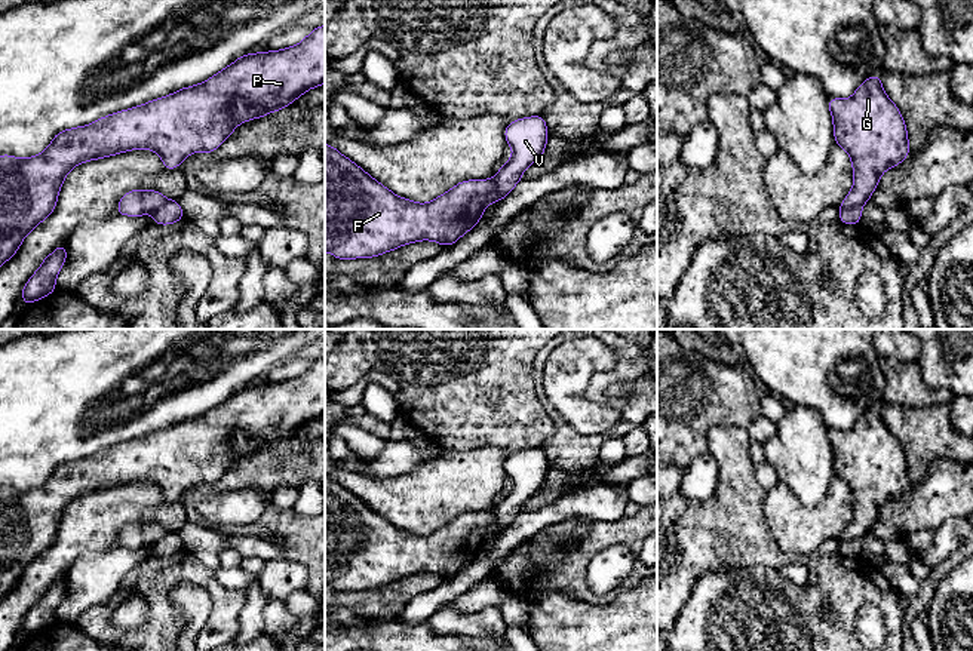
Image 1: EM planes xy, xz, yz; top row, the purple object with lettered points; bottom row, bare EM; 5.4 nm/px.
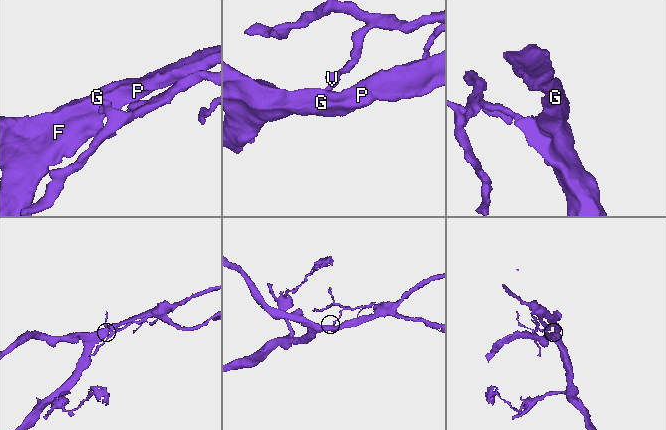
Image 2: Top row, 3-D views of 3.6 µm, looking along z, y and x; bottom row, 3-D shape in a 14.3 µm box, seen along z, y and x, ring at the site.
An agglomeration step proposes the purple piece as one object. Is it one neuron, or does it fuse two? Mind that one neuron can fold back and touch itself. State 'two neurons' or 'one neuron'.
two neurons

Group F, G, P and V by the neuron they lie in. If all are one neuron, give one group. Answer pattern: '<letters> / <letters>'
F G P / V

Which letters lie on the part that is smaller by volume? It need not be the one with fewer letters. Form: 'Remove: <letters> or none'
Remove: V

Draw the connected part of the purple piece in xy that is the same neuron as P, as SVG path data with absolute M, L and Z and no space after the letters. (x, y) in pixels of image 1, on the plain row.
M325 357L297 378L246 386L209 412L182 420L144 437L117 443L88 458L55 467L40 486L18 491L0 488L0 598L12 590L24 569L55 541L65 507L77 497L138 480L150 480L174 503L194 483L214 485L242 454L258 451L292 436L309 421L325 415Z

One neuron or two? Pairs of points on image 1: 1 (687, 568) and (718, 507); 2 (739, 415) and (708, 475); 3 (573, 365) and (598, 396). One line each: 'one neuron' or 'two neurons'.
1: one neuron
2: two neurons
3: two neurons

